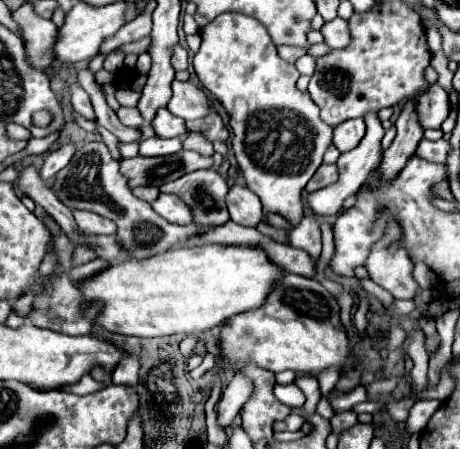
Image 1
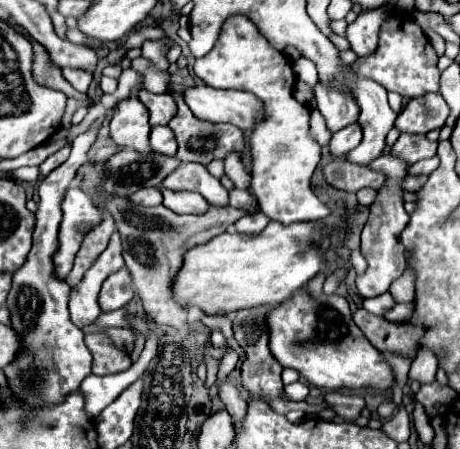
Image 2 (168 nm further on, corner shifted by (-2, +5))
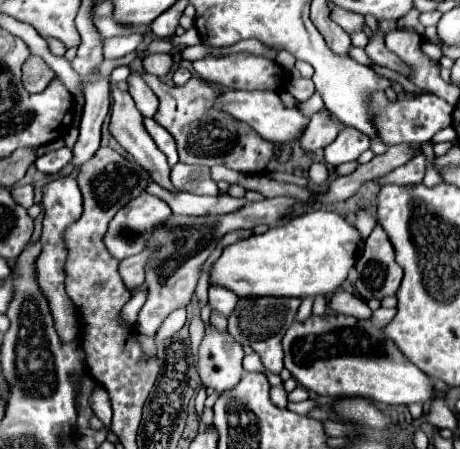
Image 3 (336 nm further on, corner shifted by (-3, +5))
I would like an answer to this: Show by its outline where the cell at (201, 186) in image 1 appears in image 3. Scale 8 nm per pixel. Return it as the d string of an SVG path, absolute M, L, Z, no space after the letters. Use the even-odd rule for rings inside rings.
M177 163L171 167L171 183L177 191L195 195L219 195L217 183L211 179L209 167Z

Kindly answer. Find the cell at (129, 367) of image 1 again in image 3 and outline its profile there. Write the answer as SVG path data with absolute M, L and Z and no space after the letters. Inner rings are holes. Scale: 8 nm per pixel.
M141 193L111 219L105 235L109 253L119 261L141 253L147 247L149 231L155 223L167 221L167 215L171 215L171 209L165 201L155 195Z

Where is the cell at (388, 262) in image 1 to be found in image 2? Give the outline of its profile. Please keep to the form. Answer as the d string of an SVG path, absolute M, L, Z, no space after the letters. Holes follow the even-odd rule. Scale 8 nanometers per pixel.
M382 155L374 159L370 167L376 171L382 171L388 177L388 181L378 191L380 195L376 197L376 201L370 205L370 217L362 229L362 255L368 263L368 269L356 277L356 287L362 297L376 297L386 293L390 283L406 271L406 257L404 257L404 245L400 243L400 233L410 219L408 213L404 211L404 203L402 203L404 191L400 189L400 181L406 177L408 165L404 165L404 161L400 161L398 157Z

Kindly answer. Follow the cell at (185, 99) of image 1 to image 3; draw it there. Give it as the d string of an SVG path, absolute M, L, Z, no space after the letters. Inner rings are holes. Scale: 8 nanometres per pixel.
M223 91L215 99L213 107L217 111L229 113L231 117L247 123L263 139L267 139L271 143L285 143L285 141L289 141L293 137L299 137L301 131L303 131L303 127L307 125L307 119L299 113L297 105L295 107L285 107L281 103L279 95L273 93L273 91Z

